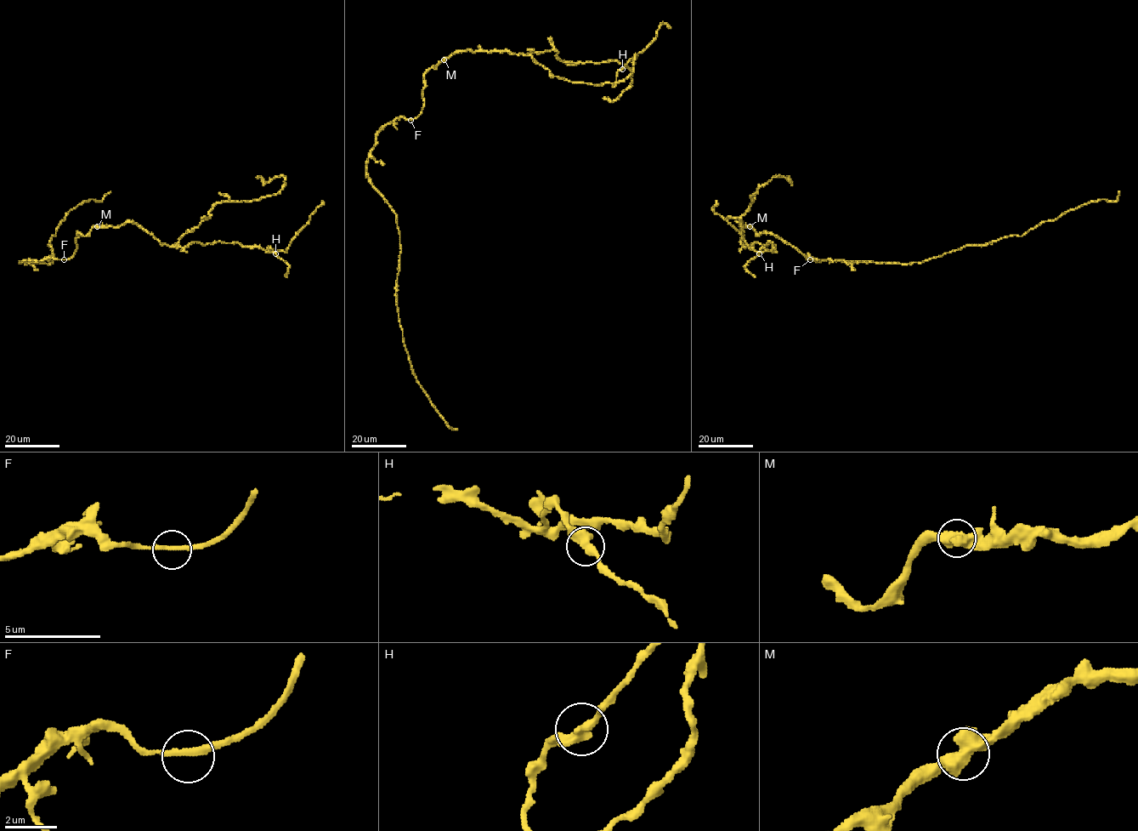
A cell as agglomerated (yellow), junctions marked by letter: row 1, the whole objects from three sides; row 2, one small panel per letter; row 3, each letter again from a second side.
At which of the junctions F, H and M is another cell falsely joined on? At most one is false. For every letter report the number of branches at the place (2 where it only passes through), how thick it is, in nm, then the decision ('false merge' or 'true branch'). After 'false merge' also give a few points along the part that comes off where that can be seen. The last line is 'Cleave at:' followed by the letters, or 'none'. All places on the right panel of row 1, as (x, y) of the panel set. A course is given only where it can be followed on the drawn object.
F: 2 branches meet; 240 nm thick; true branch
H: 2 branches meet; 420 nm thick; true branch
M: 2 branches meet; 650 nm thick; true branch
Cleave at: none

